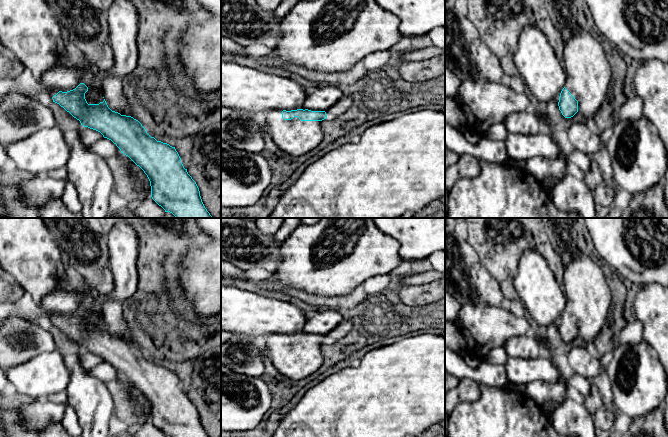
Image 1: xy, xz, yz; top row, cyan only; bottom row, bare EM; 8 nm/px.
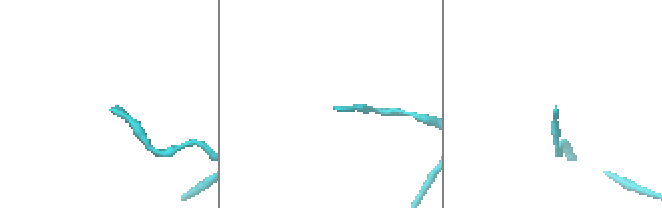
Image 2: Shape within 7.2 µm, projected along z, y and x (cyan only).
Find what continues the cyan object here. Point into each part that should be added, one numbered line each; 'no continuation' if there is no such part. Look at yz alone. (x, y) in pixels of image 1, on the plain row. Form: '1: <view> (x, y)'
1: yz (588, 297)

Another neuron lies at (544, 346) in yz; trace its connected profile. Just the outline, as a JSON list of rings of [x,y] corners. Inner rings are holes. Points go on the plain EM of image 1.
[[[537,338],[540,348],[542,350],[542,355],[545,355],[551,359],[553,359],[553,357],[550,354],[550,348],[549,345],[547,344],[546,340],[543,338]]]

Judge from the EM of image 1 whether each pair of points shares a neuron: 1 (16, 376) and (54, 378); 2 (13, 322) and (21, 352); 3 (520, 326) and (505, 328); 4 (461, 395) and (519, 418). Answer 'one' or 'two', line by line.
1: one
2: one
3: one
4: two

